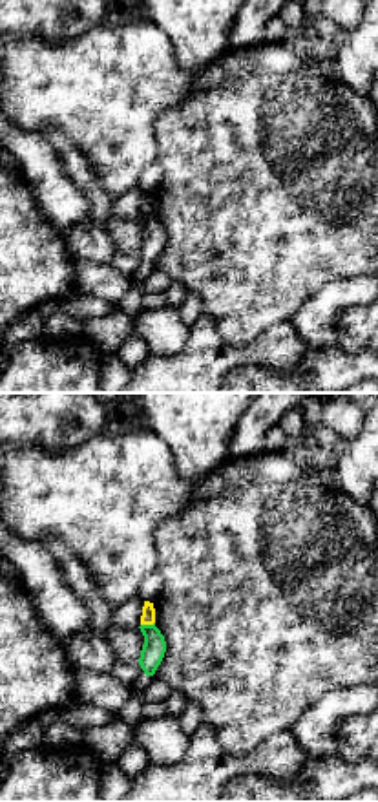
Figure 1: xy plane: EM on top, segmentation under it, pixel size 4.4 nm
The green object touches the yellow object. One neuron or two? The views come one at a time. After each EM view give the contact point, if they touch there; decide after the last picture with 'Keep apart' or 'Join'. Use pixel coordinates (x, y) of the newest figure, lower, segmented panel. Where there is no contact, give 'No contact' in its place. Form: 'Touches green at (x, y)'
Touches green at (146, 625)

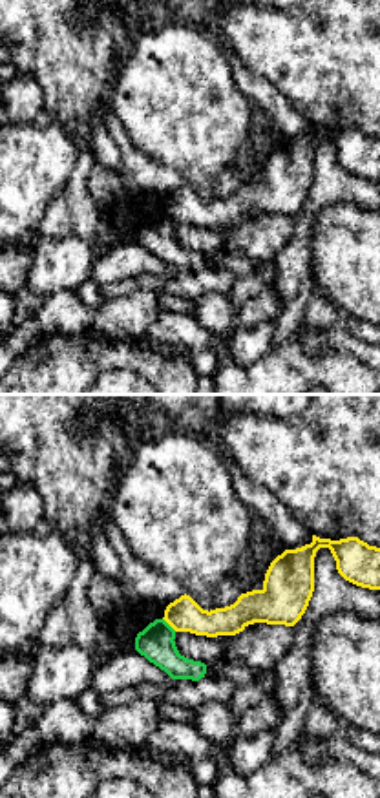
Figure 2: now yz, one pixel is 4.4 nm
Touches green at (168, 625)

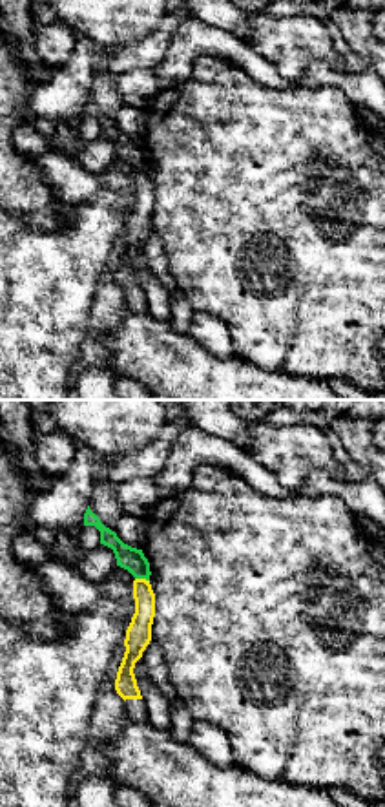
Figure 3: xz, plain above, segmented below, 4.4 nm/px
Touches green at (143, 577)

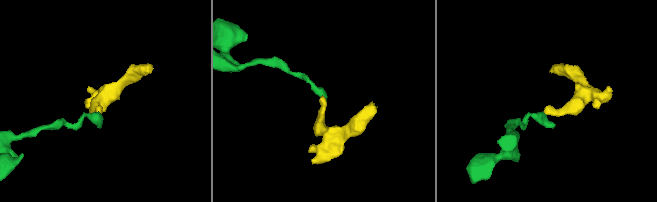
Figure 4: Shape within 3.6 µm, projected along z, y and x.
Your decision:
Keep apart

